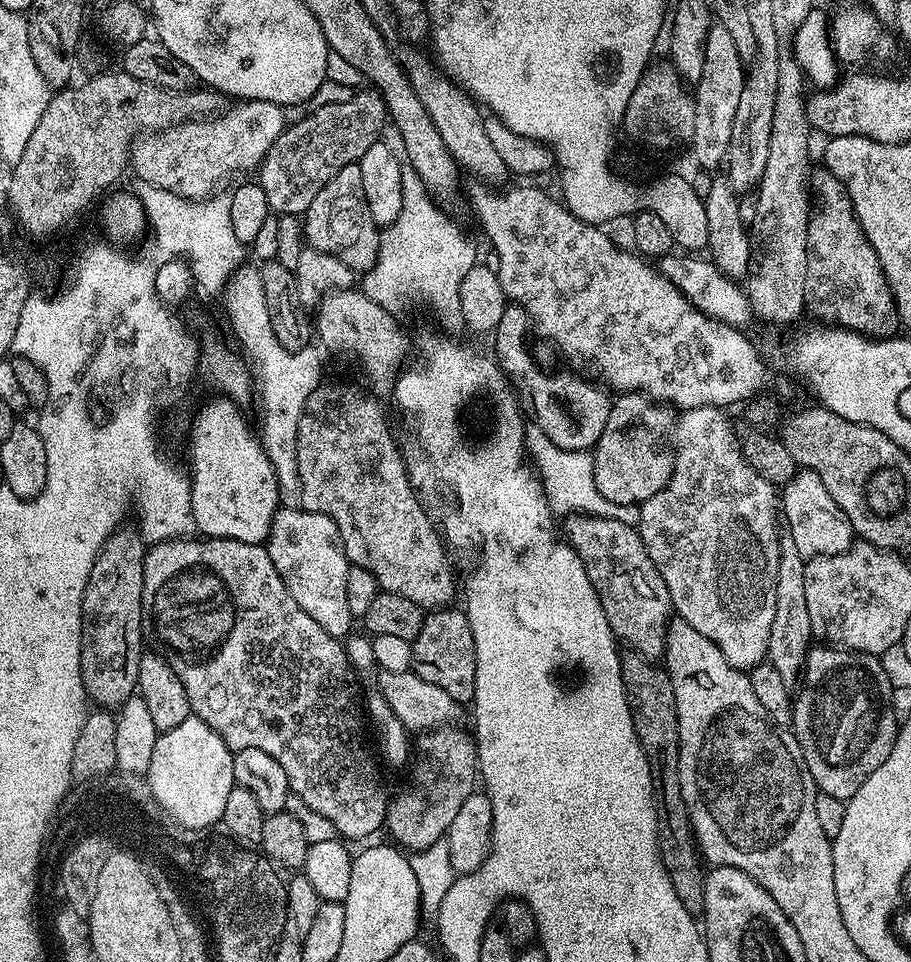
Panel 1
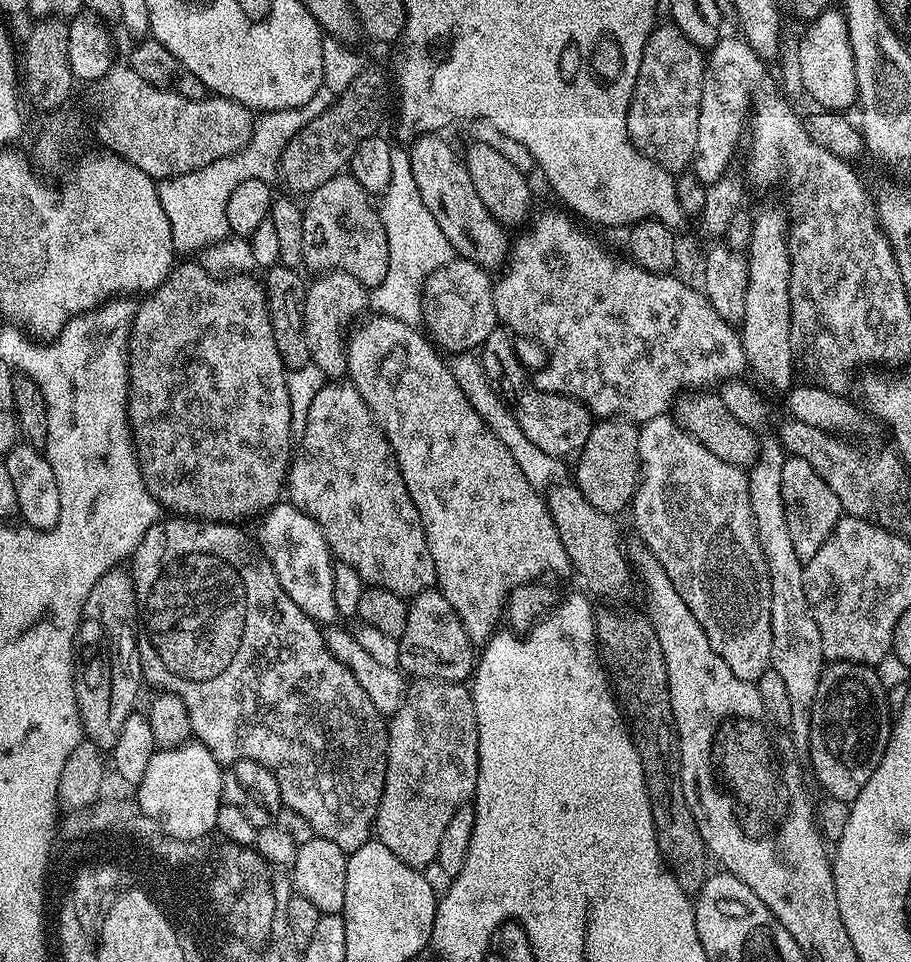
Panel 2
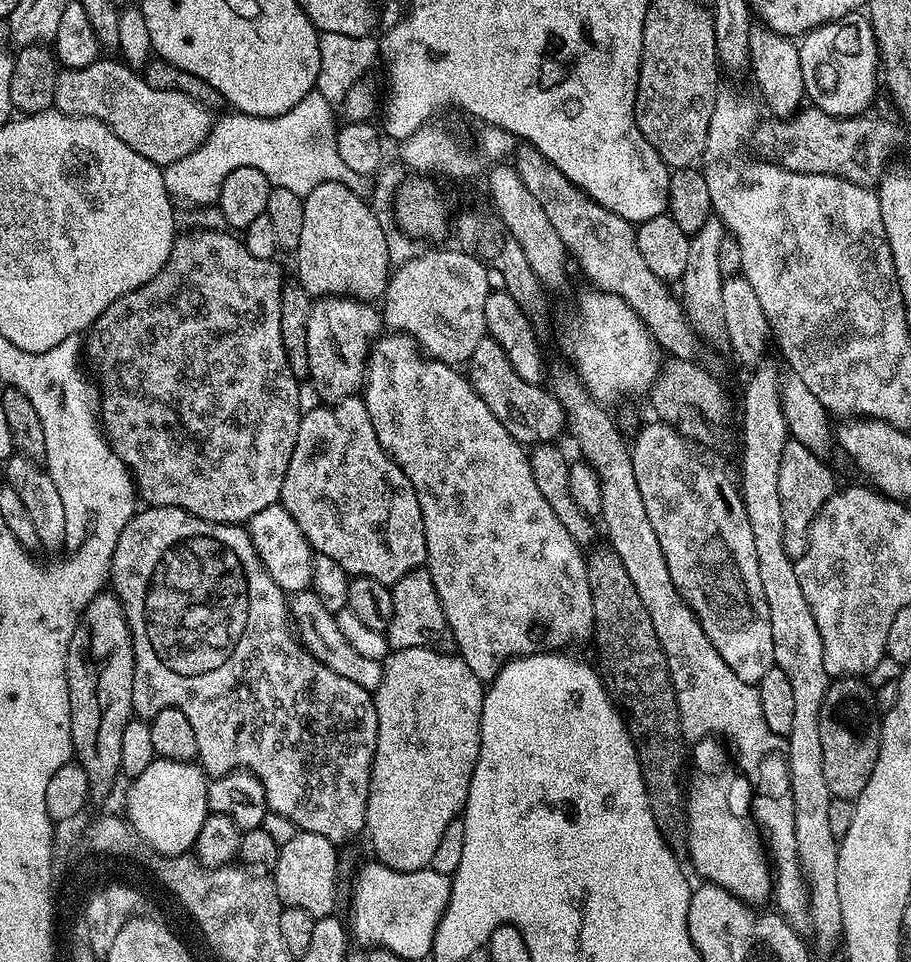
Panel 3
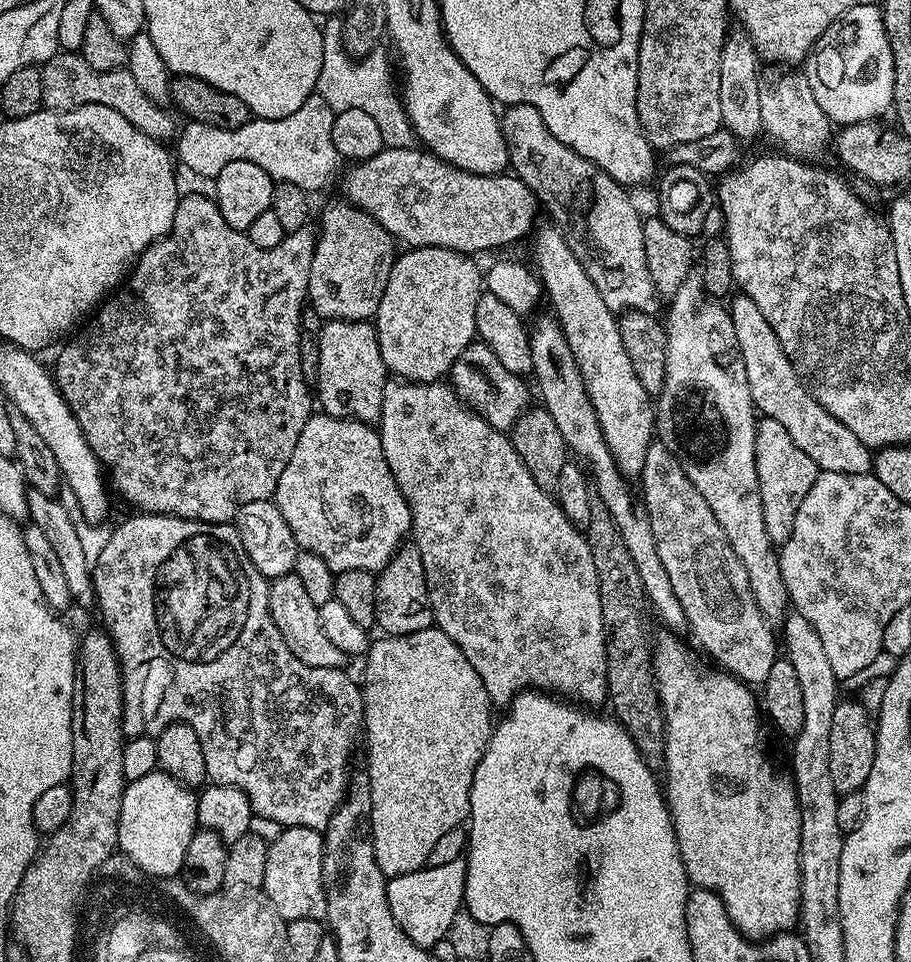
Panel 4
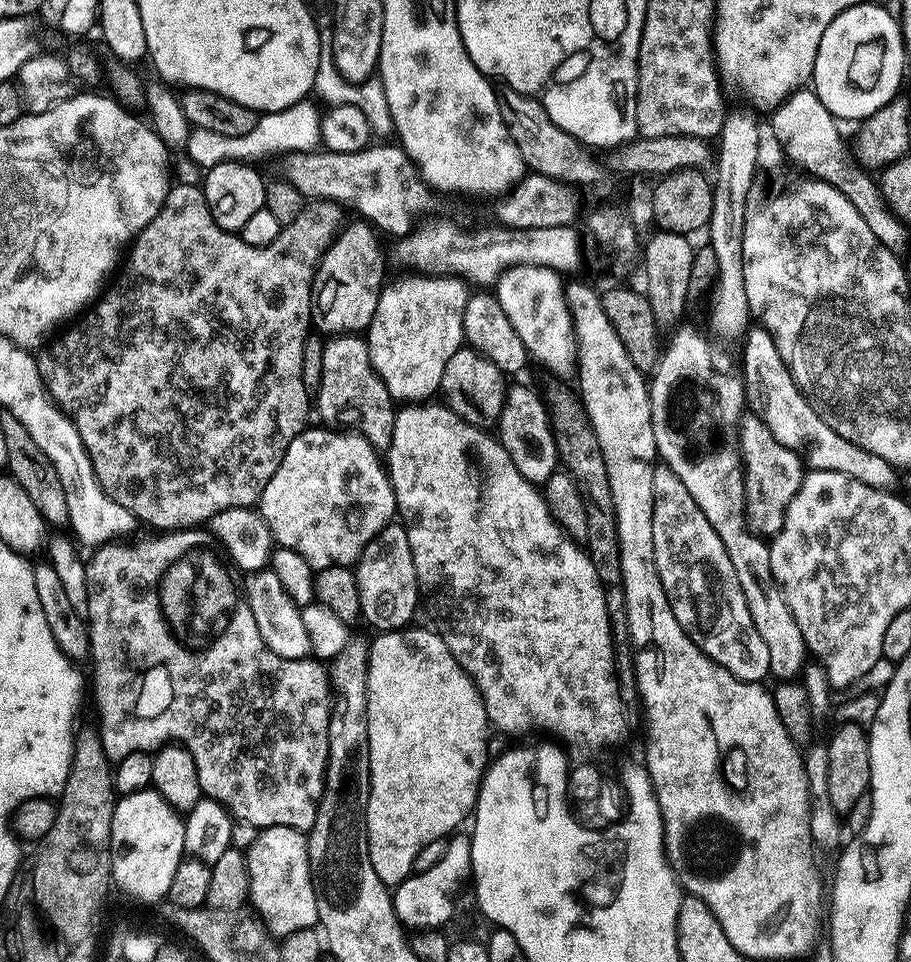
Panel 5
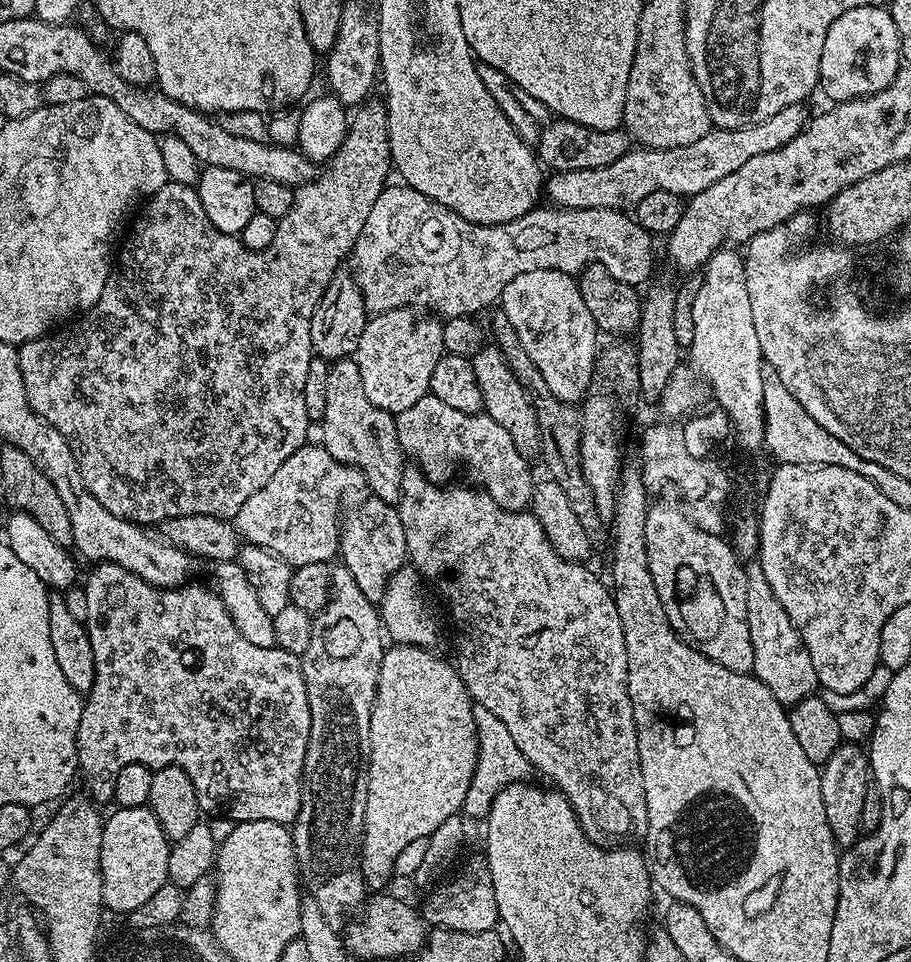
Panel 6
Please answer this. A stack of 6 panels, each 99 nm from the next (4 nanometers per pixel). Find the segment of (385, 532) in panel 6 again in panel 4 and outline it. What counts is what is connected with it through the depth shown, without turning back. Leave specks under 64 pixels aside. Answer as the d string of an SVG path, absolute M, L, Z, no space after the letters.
M408 542L392 555L392 561L376 576L375 627L389 636L406 636L433 627L433 624L422 558L415 543Z

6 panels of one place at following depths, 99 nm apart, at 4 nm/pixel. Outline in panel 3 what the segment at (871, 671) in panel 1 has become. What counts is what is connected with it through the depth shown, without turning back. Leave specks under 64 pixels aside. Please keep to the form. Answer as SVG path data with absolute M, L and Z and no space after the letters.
M841 676L829 683L818 734L822 738L822 774L826 774L826 786L835 799L855 801L866 782L870 782L870 774L874 774L878 762L881 723L882 712L867 679Z

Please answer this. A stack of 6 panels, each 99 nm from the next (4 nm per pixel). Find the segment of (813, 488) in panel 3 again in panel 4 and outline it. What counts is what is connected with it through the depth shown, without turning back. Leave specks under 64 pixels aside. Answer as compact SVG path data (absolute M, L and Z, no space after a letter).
M761 417L757 421L755 434L755 464L759 488L761 490L766 532L768 532L768 536L772 539L773 544L781 546L785 544L790 534L793 533L794 517L797 514L798 506L802 504L803 498L813 486L820 471L816 463L807 457L802 450L799 450L798 446L794 444L793 439L786 434L786 428L782 426L780 422L775 422L774 419L768 417Z

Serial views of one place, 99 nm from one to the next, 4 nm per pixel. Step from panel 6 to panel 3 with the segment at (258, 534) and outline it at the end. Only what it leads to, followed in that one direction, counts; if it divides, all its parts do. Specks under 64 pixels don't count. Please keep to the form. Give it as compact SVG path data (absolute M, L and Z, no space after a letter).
M359 395L301 415L298 442L294 442L294 454L290 454L290 466L286 466L279 503L290 510L290 518L294 518L302 534L306 534L306 542L310 542L313 553L321 552L326 554L326 558L334 558L334 562L338 562L349 577L369 576L391 586L407 572L425 567L428 559L426 534L418 494L414 494L414 486L406 474L402 474L378 442L374 422L370 422L370 414Z

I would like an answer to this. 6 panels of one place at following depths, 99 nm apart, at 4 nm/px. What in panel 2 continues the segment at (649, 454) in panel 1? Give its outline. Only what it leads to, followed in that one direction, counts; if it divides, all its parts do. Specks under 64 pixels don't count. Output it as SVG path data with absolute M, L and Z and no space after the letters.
M600 418L593 423L590 438L586 438L575 457L574 477L576 488L582 490L590 506L616 516L631 505L632 497L636 495L636 485L640 482L639 437L639 427L627 418Z

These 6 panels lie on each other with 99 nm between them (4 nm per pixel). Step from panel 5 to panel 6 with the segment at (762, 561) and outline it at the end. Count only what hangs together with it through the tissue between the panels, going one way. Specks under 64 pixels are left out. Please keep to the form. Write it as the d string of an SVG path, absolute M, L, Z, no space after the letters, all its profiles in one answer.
M759 563L747 565L748 589L746 590L746 622L750 626L750 642L754 642L754 666L751 675L778 698L778 702L791 706L802 702L807 696L817 691L818 681L814 674L814 662L810 662L810 654L790 618L786 618L786 610L782 610L782 602L774 598L774 590L770 590L770 582L766 582L766 574L762 574Z

